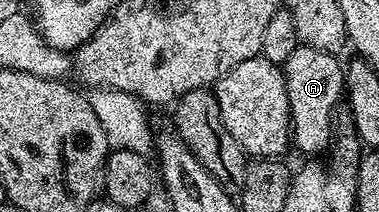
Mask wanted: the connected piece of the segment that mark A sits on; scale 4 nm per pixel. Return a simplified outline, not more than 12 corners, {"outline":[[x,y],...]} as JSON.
{"outline":[[300,46],[284,66],[295,149],[325,153],[344,96],[335,53]]}

